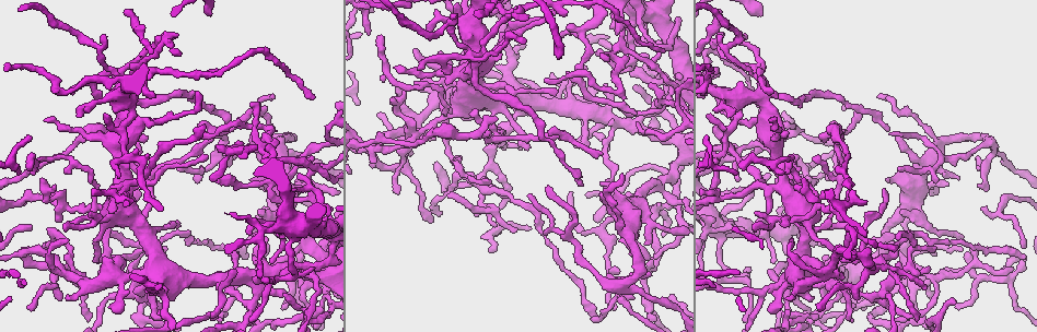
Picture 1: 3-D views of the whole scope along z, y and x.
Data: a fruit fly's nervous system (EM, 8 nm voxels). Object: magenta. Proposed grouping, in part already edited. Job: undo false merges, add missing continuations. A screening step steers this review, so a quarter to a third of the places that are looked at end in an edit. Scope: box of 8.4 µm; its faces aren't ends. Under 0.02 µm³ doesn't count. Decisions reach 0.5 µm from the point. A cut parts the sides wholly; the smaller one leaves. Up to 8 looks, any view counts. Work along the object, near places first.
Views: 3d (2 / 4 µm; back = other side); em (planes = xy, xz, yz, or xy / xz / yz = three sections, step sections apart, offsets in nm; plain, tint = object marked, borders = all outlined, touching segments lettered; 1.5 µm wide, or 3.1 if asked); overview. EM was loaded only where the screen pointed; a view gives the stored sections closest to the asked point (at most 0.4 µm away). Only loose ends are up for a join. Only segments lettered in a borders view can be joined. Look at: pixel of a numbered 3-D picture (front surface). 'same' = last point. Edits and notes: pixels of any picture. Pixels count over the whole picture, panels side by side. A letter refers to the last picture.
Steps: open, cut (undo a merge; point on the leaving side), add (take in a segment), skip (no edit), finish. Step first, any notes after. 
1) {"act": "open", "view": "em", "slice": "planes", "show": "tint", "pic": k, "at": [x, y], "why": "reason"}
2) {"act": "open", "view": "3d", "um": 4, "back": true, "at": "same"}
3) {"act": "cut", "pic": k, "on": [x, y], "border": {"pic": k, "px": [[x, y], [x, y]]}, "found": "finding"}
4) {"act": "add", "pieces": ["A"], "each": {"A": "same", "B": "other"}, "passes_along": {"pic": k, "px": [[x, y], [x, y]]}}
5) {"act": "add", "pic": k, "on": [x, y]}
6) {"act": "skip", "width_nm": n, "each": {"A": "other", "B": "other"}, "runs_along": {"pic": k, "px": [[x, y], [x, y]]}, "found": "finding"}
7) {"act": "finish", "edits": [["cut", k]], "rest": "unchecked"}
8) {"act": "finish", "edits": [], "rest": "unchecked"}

{"act": "open", "view": "em", "slice": "planes", "show": "borders", "pic": 1, "at": [307, 246], "why": "arms run side by side"}

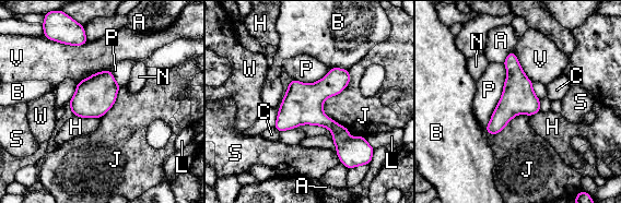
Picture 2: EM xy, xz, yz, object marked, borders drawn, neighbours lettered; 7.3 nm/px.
{"act": "skip", "each": {"A": "other", "B": "other", "C": "other", "H": "other", "J": "other", "L": "other", "N": "other", "P": "other", "S": "other", "V": "other", "W": "other"}, "border": {"pic": 2, "px": [[349, 70], [323, 111], [350, 130]]}, "found": "continuous, no second neuron"}

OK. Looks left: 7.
{"act": "open", "view": "em", "slice": "xy", "step": 4, "show": "plain", "pic": 1, "at": [653, 256]}

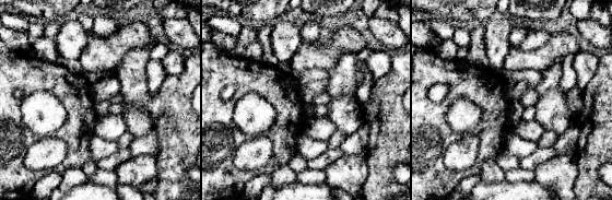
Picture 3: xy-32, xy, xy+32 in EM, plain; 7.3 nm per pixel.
{"act": "open", "view": "em", "slice": "xy", "step": 4, "show": "borders", "at": "same", "why": "what lies round it"}

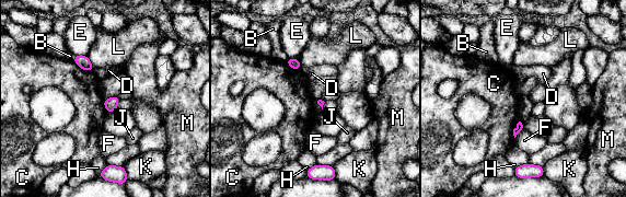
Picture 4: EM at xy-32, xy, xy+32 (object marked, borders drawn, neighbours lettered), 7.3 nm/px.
{"act": "skip", "longest_contact_nm": ["C", 190], "each": {"B": "other", "C": "other", "D": "other", "E": "other", "F": "other", "H": "other", "J": "other", "K": "other", "L": "other", "M": "other"}, "border": {"pic": 4, "px": [[71, 60], [82, 69], [93, 71]]}, "found": "no lettered segment goes on from it"}

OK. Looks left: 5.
{"act": "open", "view": "3d", "um": 2, "pic": 1, "at": [744, 320]}

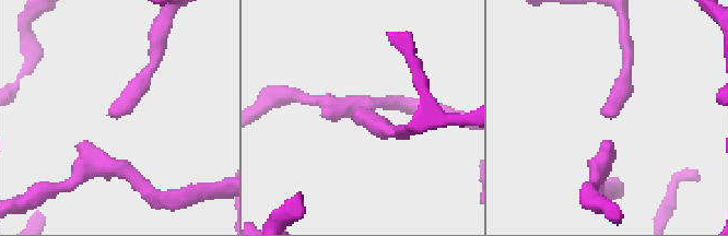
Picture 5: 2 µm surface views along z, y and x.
{"act": "open", "view": "em", "slice": "yz", "step": 4, "show": "tint", "pic": 5, "at": [355, 109]}

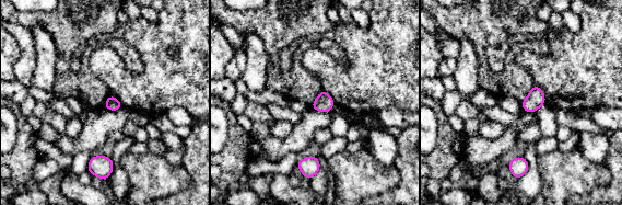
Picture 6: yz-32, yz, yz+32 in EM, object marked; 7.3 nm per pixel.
{"act": "open", "view": "em", "slice": "planes", "show": "borders", "at": "same", "why": "another direction"}

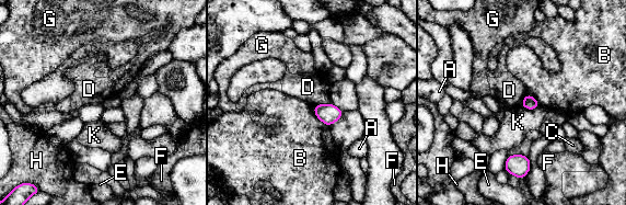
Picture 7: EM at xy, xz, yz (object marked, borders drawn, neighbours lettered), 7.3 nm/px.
{"act": "skip", "each": {"A": "other", "B": "other", "C": "other", "D": "other", "E": "other", "F": "other", "G": "other", "H": "other", "K": "other"}, "found": "no lettered segment goes on from it"}

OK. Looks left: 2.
{"act": "finish", "edits": [], "rest": "unchecked"}

